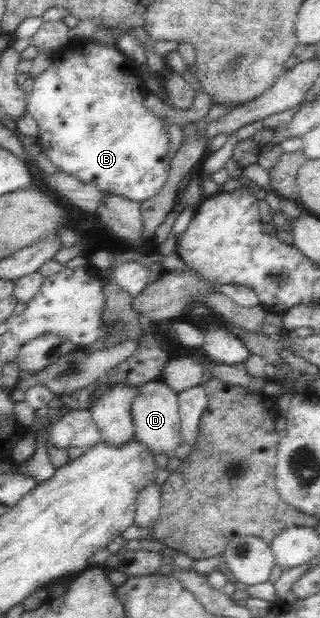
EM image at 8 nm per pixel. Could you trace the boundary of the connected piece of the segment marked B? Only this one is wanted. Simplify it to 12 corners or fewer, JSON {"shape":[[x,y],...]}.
{"shape":[[63,44],[26,112],[61,172],[145,202],[167,124],[114,45]]}

